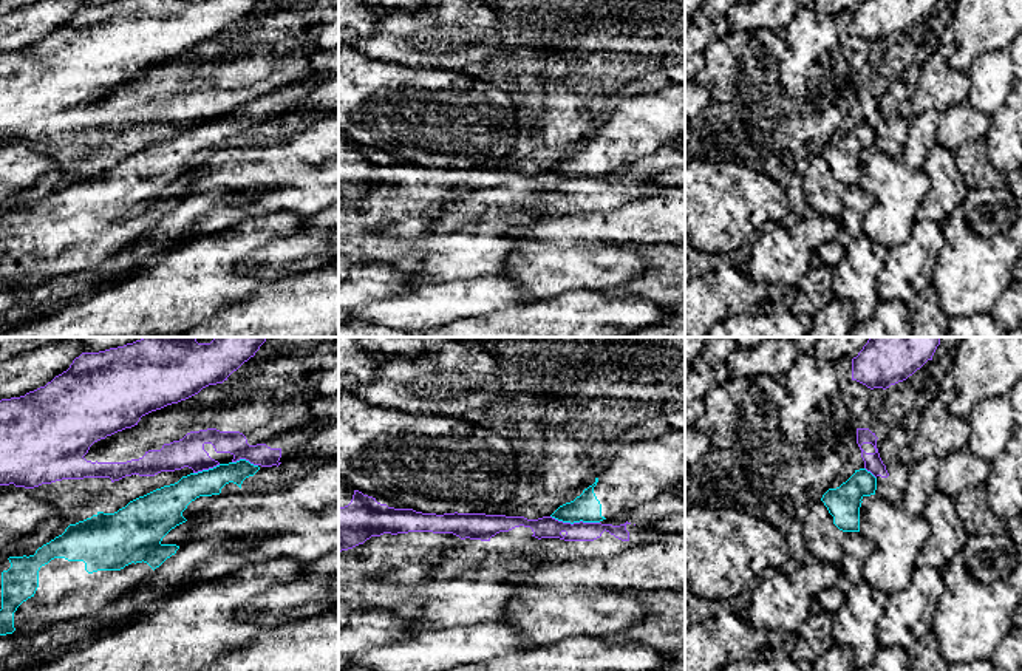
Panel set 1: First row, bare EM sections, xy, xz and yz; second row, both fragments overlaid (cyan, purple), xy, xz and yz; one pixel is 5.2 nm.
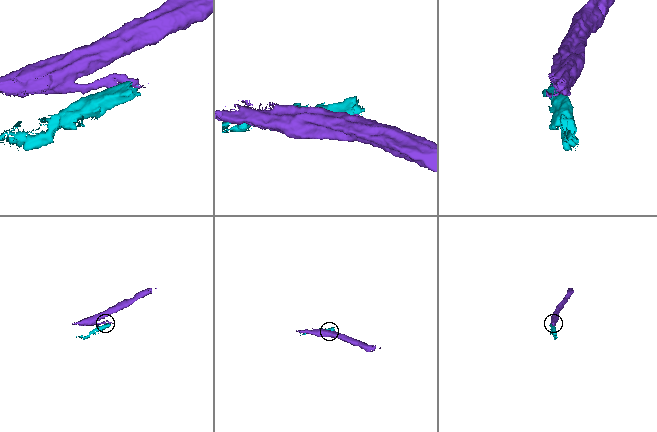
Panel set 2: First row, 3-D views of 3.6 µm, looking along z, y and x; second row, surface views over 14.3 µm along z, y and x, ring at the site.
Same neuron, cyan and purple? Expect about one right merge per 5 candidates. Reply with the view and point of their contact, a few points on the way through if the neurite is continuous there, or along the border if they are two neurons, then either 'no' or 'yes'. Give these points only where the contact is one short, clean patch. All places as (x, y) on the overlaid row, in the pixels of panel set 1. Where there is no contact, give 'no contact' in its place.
meets cyan in xz at (575, 521); border along xz (551, 515), (571, 523), (599, 523); no

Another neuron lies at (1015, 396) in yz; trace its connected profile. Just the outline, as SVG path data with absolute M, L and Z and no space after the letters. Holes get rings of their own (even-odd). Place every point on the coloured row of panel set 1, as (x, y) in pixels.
M1022 379L1013 387L1008 397L1014 410L1014 422L1016 425L1022 425Z

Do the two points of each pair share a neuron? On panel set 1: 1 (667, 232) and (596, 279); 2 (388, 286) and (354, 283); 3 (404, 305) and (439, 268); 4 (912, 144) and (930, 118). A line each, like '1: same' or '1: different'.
1: different
2: same
3: different
4: same

